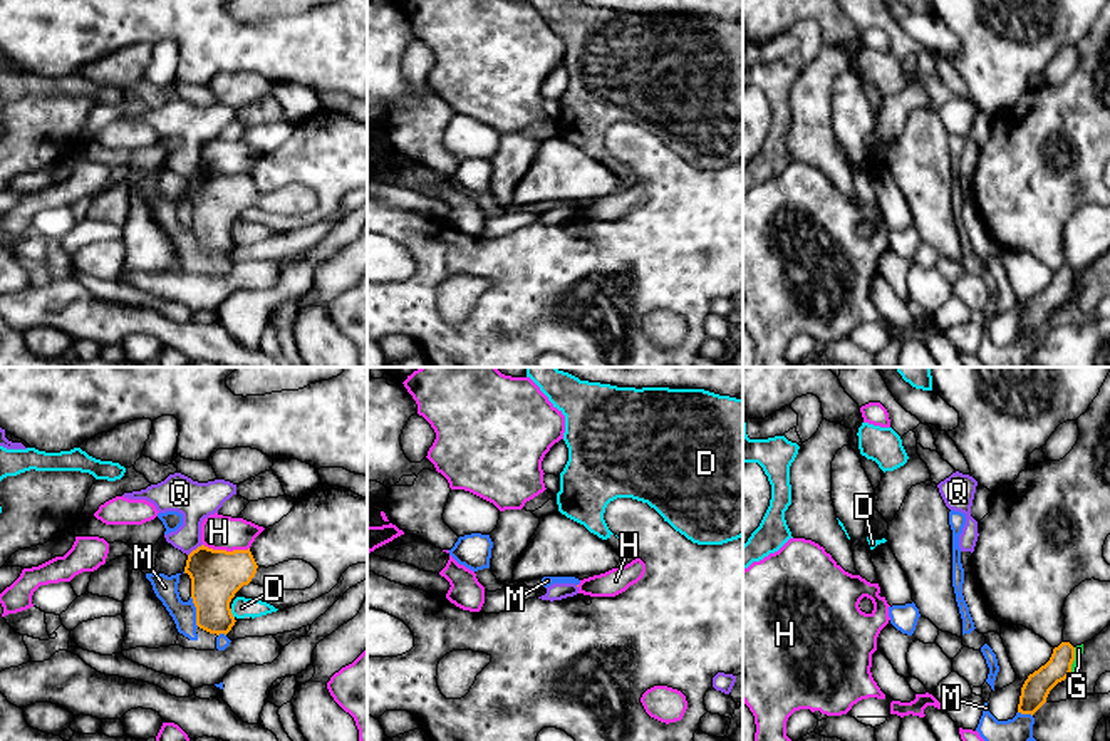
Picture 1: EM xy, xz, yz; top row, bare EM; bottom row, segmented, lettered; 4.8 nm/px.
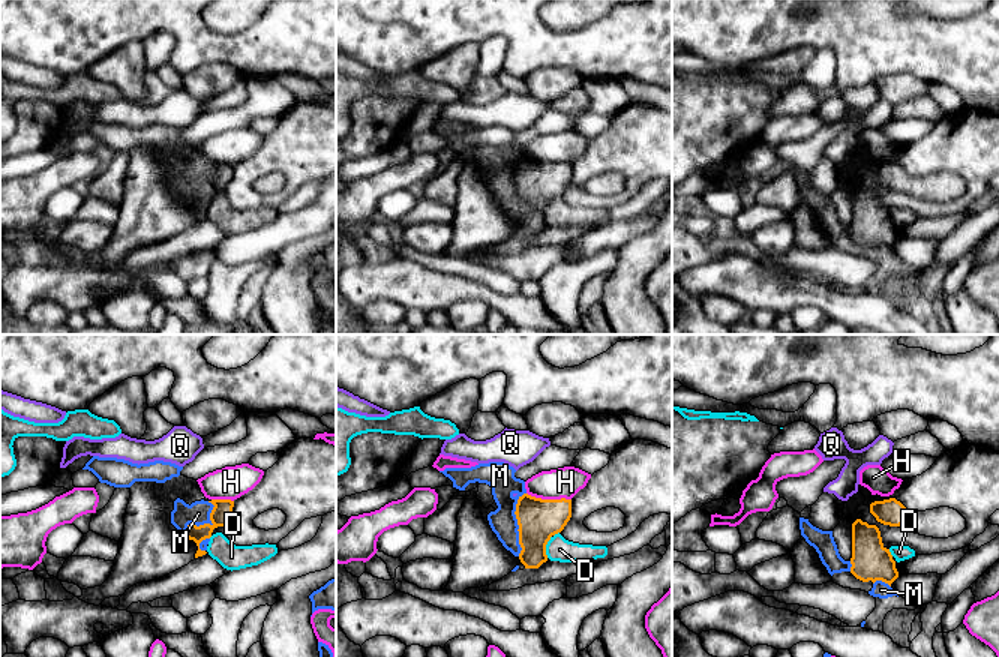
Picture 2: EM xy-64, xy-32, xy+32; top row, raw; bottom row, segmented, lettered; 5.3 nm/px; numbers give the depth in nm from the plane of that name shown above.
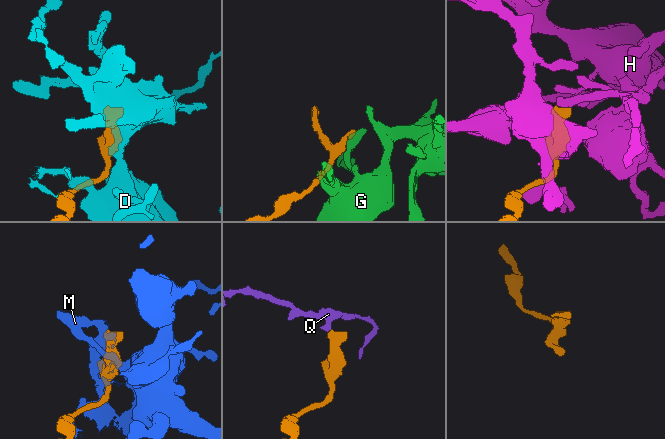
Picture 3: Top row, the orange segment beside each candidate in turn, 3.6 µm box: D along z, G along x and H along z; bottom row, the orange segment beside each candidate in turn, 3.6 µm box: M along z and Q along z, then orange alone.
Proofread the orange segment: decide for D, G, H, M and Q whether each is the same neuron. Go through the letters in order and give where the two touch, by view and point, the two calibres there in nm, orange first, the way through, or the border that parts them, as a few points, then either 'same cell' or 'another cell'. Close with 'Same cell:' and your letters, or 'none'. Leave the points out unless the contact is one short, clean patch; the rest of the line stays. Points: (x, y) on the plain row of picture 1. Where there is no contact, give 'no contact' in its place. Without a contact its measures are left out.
D: xy (232, 238) | 240/100 nm | another cell
G: yz (1072, 285) | 130/50 nm | along yz (1075, 272), (1068, 299) | another cell
H: xy (225, 175) | 240/170 nm | another cell
M: xy (197, 237) | 240/120 nm | another cell
Q: xy (197, 173) | 240/180 nm | along xy (202, 168), (188, 180) | another cell
Same cell: none

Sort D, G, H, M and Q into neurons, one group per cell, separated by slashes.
D / G / H / M / Q

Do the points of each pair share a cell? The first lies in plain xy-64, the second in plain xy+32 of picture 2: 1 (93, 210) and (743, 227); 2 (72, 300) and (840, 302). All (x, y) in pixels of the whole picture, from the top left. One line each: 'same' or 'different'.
1: same
2: same

